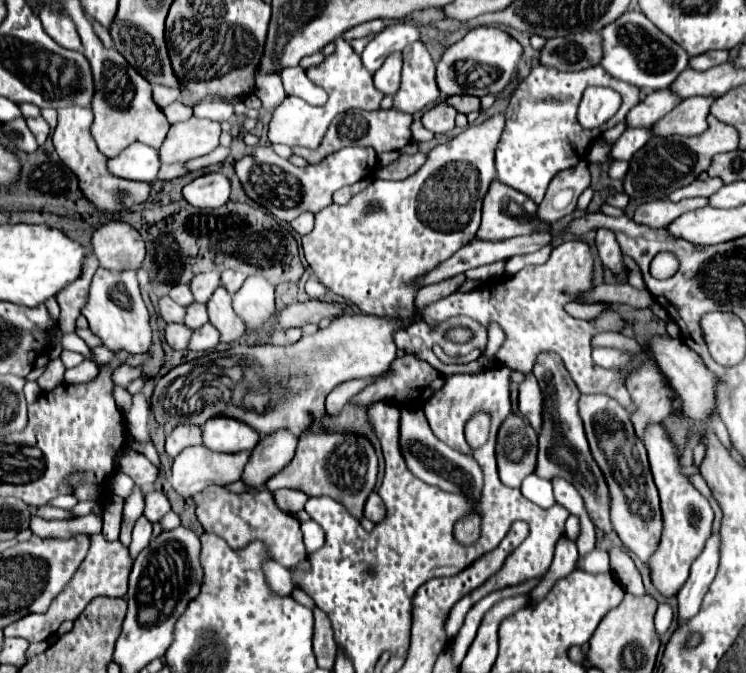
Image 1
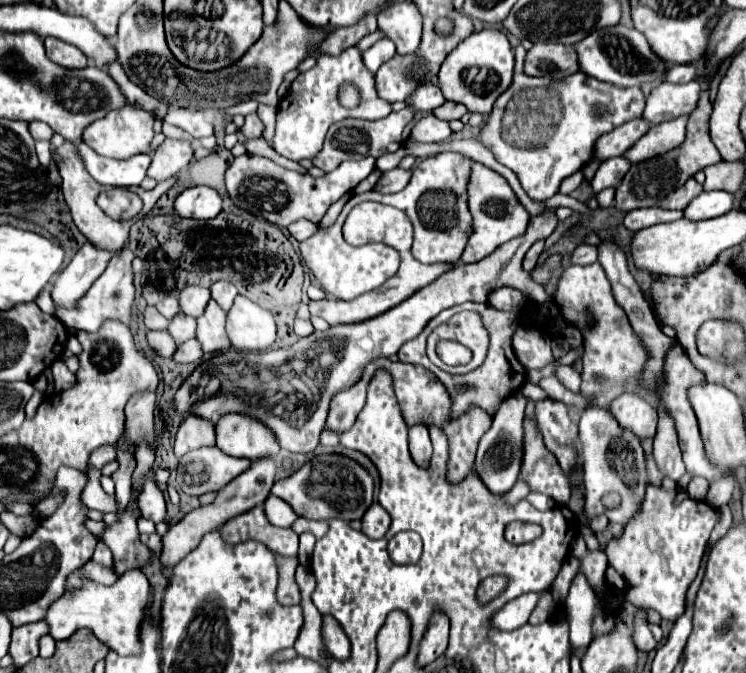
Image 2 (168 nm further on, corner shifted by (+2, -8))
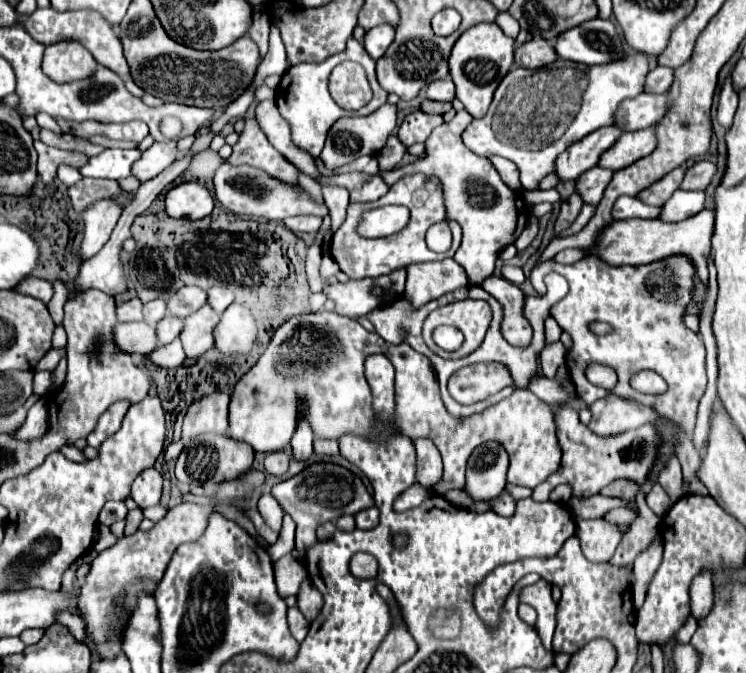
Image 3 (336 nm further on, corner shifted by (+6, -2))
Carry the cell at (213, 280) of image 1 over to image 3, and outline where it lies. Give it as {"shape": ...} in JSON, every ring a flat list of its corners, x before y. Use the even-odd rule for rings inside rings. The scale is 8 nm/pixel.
{"shape":[[184,286,168,300,168,312,178,318,188,318,206,304,206,292,198,286]]}

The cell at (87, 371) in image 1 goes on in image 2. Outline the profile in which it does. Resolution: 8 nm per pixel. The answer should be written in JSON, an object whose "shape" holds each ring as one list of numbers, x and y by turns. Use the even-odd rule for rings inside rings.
{"shape":[[56,360,52,364,52,376,54,376,54,386,56,386,56,392,60,390,68,390,74,382,76,382,76,376,66,368,66,364,62,360]]}

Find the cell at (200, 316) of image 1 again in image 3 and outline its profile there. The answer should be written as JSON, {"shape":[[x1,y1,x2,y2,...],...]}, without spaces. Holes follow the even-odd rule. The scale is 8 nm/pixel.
{"shape":[[164,316,158,322,158,340,160,340,160,344,170,344,174,338,180,336,182,328,184,328,184,322,180,318]]}

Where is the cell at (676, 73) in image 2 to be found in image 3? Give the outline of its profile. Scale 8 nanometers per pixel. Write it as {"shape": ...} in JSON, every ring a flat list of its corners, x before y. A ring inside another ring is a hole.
{"shape":[[656,66,654,70,650,70,646,78,644,92,666,92,672,86,672,82,674,82,674,70,666,66]]}

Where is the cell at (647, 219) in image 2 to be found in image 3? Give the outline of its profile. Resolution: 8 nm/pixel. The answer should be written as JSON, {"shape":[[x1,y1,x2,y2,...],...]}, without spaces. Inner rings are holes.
{"shape":[[620,196,614,204,612,216,614,220,626,220,626,218,658,218,660,216,660,208,648,206,644,202,640,202,638,198,632,196]]}

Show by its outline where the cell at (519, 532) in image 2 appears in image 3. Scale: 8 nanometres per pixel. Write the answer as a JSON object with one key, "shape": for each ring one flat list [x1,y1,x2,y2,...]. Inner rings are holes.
{"shape":[[570,404,554,406,554,418,556,418,556,436,558,444,562,448,562,464,556,474,552,474,544,484,534,488,532,498,536,502,548,500,550,490,554,490,558,484,570,484,572,486,572,498,590,498,594,494,600,494,604,486,608,486,616,478,630,478,634,482,644,482,648,470,652,468,656,446,658,446,658,434,656,426,648,424,638,430,628,430,618,436,600,438,588,426,580,424,578,412]]}

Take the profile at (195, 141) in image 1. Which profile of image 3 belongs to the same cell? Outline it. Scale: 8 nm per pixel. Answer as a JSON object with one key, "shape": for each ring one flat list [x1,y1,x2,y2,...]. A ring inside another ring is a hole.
{"shape":[[176,140,154,142,148,150,142,152,142,158,132,166,132,174,140,182,146,182,146,180,158,176,162,170,166,170,176,160,176,156,178,156]]}

